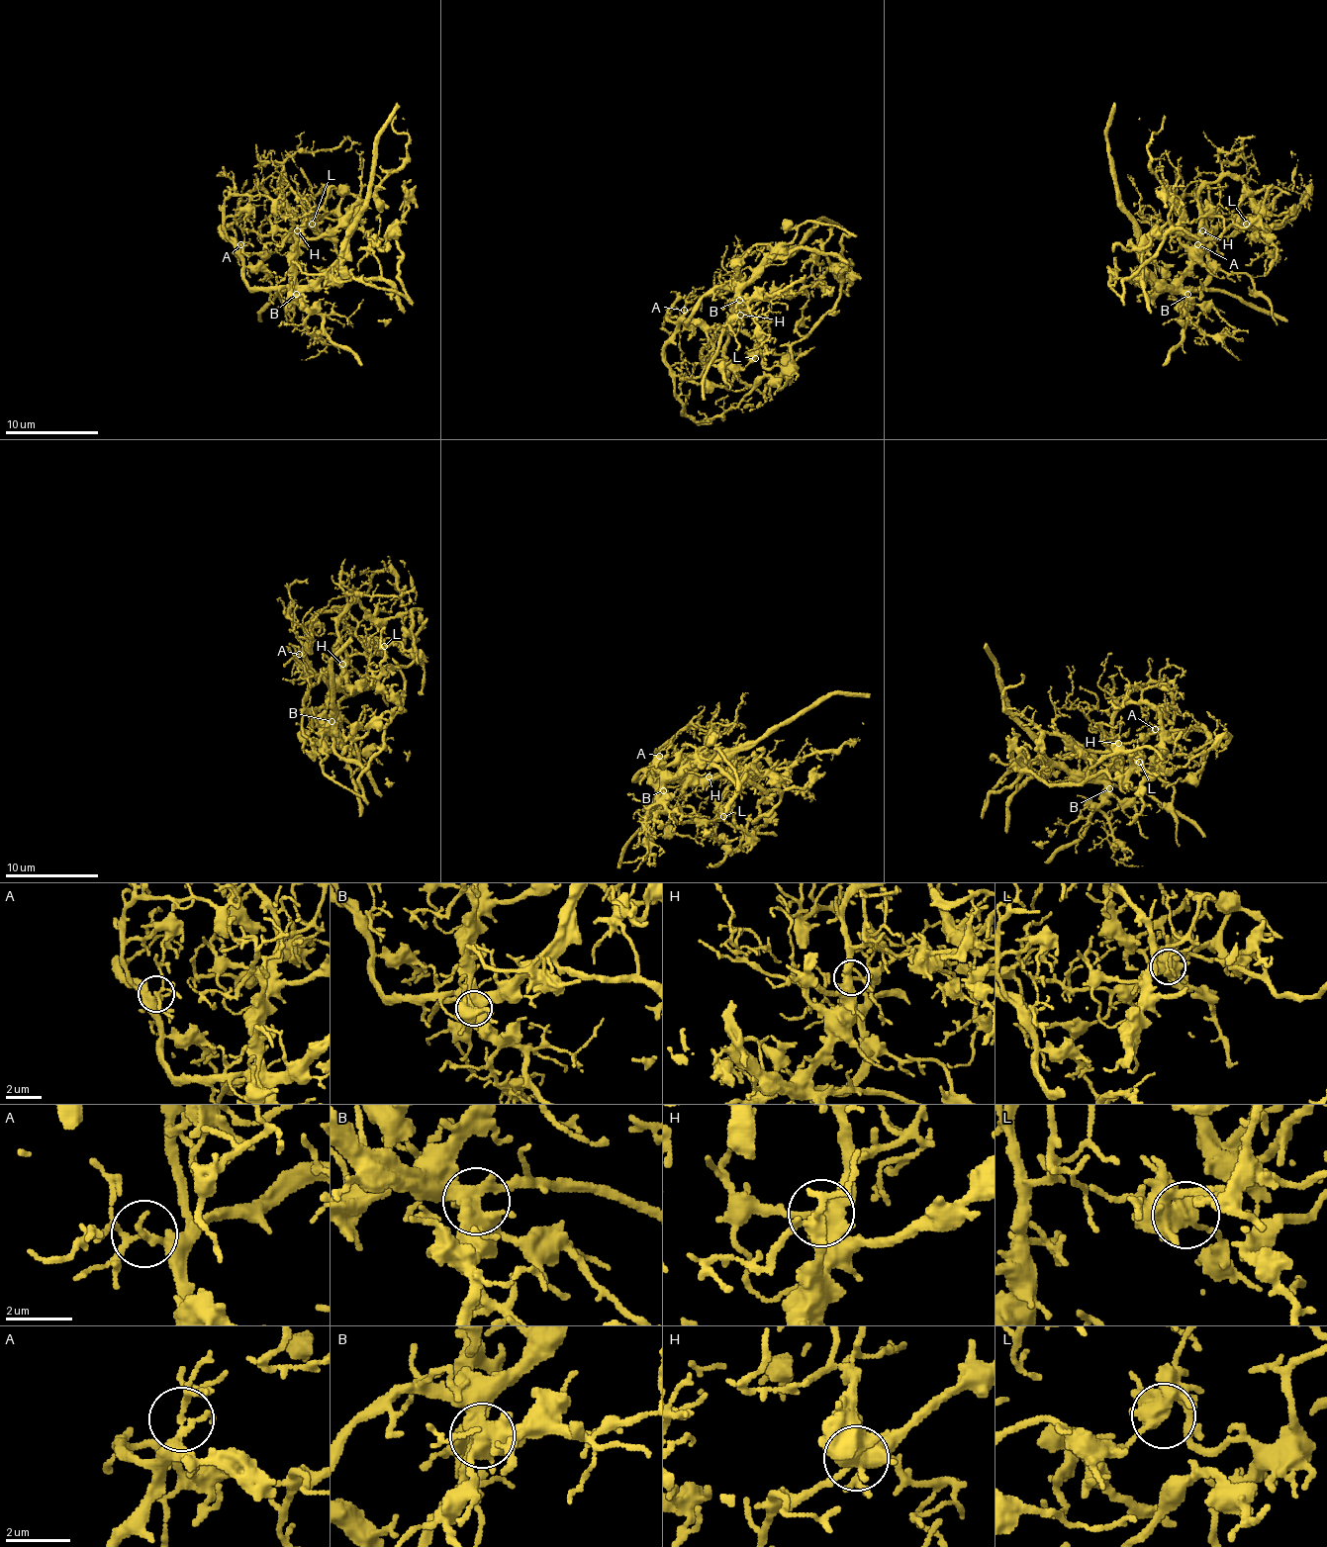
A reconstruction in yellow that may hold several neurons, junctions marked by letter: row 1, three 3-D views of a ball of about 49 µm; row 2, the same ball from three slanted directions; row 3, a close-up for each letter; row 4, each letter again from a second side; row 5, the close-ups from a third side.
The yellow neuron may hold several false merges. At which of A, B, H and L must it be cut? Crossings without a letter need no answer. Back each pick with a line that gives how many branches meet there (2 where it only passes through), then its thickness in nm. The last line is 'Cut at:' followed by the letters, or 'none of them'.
L: 5 branches meet; 480 nm thick
Cut at: L

